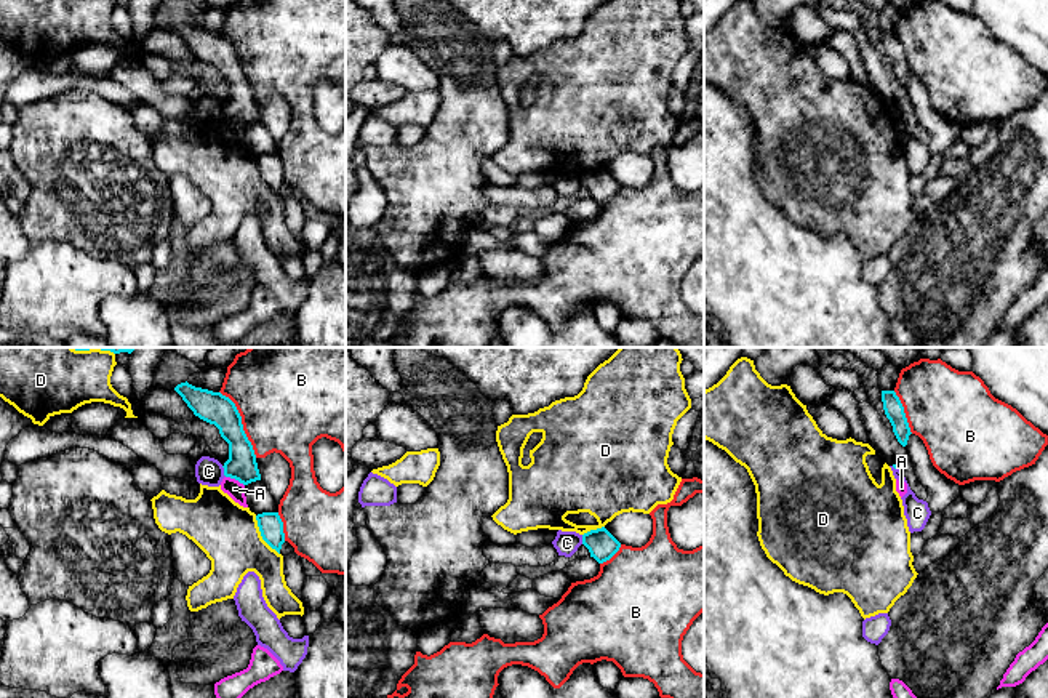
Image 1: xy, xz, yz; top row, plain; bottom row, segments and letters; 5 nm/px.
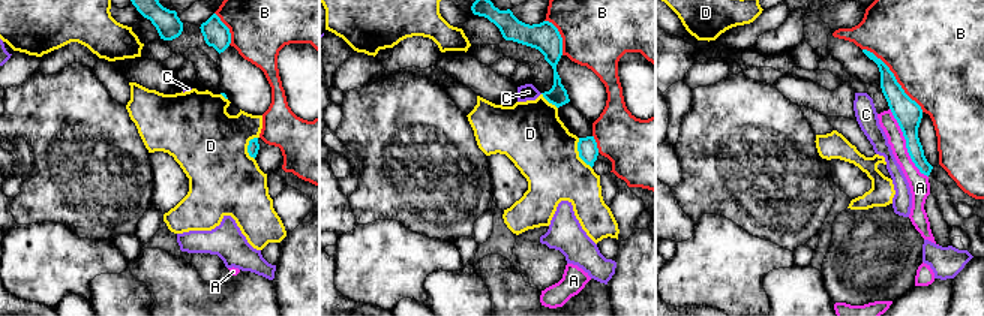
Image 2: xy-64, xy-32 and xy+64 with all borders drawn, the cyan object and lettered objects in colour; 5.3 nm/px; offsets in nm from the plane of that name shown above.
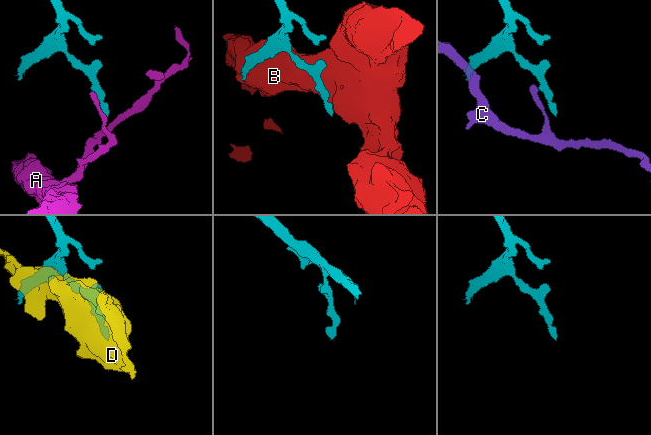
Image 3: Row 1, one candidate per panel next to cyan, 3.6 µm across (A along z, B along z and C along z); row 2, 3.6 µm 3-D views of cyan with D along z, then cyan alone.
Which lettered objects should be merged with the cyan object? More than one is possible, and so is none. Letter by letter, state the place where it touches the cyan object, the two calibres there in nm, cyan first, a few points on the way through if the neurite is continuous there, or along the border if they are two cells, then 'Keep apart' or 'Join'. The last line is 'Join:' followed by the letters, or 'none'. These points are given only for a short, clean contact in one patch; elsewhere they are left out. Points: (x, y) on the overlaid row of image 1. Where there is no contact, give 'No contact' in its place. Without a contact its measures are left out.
A: Touches cyan at xy (236, 479). Thickness 150 nm (cyan) against 90 nm. Boundary: xy (226, 476), (244, 485). Keep apart
B: Touches cyan at xy (240, 423). Thickness 160 nm (cyan) against 480 nm. Keep apart
C: Touches cyan at xy (224, 471). Thickness 150 nm (cyan) against 140 nm. Boundary: xy (221, 466), (226, 476). Keep apart
D: Touches cyan at xy (261, 535). Thickness 120 nm (cyan) against 300 nm. Keep apart
Join: none

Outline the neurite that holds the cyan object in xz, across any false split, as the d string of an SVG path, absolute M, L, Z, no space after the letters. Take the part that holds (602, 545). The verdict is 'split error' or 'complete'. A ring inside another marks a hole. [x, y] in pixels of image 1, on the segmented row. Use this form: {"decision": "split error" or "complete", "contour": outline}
{"decision": "complete", "contour": "M605 527L584 533L582 544L598 564L610 560L621 548L621 543Z"}

